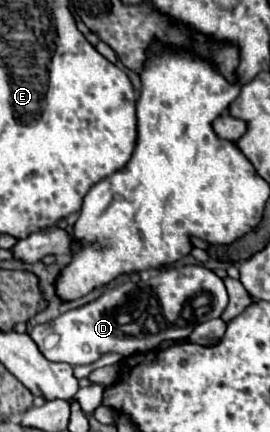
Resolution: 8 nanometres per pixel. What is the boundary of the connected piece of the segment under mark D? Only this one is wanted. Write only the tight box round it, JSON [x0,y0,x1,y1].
[28,266,228,366]

